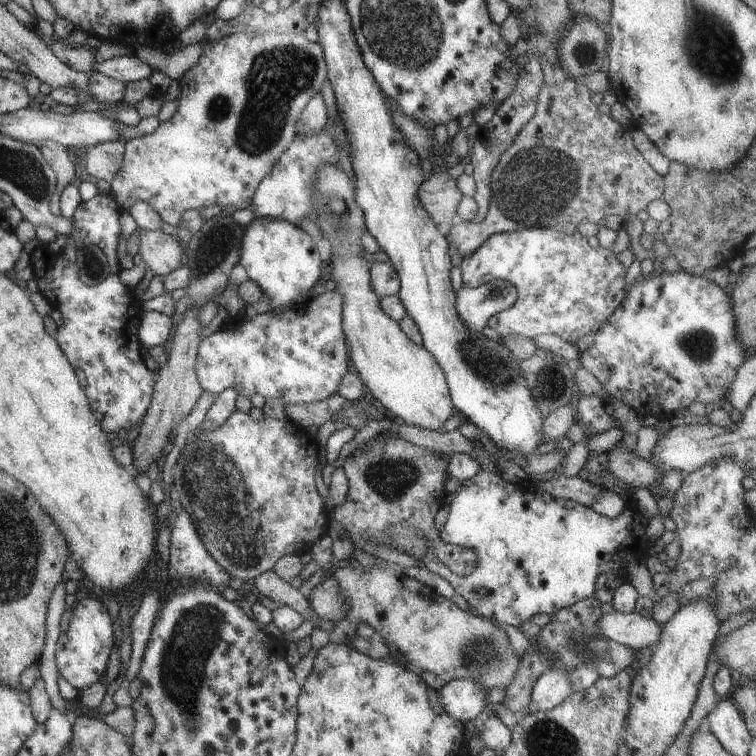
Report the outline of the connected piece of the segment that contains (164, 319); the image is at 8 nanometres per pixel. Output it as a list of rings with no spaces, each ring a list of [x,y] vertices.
[[[143,311],[138,336],[146,349],[163,346],[164,342],[170,338],[170,332],[172,332],[170,317],[157,311]]]

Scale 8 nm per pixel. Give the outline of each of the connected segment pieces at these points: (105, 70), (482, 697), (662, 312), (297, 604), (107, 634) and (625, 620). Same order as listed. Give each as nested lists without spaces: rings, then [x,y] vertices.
[[[136,55],[134,56],[119,56],[112,59],[97,62],[94,65],[93,70],[98,71],[110,78],[122,81],[128,84],[129,82],[141,81],[148,79],[155,68],[146,64],[143,60],[140,60]]]
[[[463,678],[447,682],[438,692],[444,710],[465,723],[483,716],[489,690],[483,689],[478,681]]]
[[[680,268],[674,273],[665,271],[660,274],[655,274],[652,271],[647,277],[640,274],[631,288],[627,291],[624,300],[617,306],[616,310],[602,322],[602,326],[595,332],[594,341],[590,348],[581,352],[579,360],[582,366],[591,372],[598,382],[602,383],[605,391],[615,399],[620,399],[627,405],[630,405],[639,415],[646,419],[655,421],[656,419],[664,419],[664,416],[670,411],[688,408],[692,402],[702,402],[712,408],[719,408],[718,404],[722,400],[729,400],[729,392],[731,384],[735,379],[736,373],[740,365],[745,361],[746,351],[737,337],[735,327],[735,312],[731,296],[726,294],[726,290],[721,288],[714,281],[709,281],[702,275],[693,275],[691,272]]]
[[[273,569],[267,570],[255,578],[255,585],[258,587],[258,592],[261,596],[272,598],[274,602],[281,605],[291,606],[297,610],[304,620],[311,620],[317,616],[312,612],[311,604],[308,598],[289,582],[283,581]]]
[[[96,598],[81,599],[74,606],[66,632],[56,642],[56,665],[59,673],[75,688],[85,689],[102,679],[112,646],[115,644],[113,621],[106,606]]]
[[[613,611],[601,615],[598,629],[610,644],[623,644],[637,652],[646,647],[654,648],[662,634],[662,627],[653,618],[646,618],[640,613]]]

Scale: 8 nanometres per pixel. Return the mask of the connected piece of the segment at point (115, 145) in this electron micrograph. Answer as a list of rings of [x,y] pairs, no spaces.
[[[122,138],[89,146],[85,152],[86,170],[89,174],[108,182],[114,180],[123,165],[125,141]]]

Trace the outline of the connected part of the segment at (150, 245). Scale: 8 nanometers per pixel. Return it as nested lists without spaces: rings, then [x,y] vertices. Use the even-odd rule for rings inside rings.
[[[141,229],[139,237],[139,254],[154,274],[165,277],[181,266],[185,245],[177,237],[160,229],[157,231]]]

